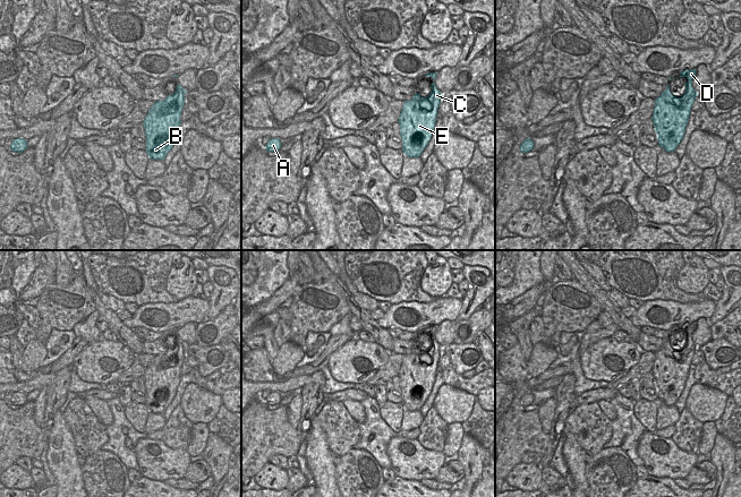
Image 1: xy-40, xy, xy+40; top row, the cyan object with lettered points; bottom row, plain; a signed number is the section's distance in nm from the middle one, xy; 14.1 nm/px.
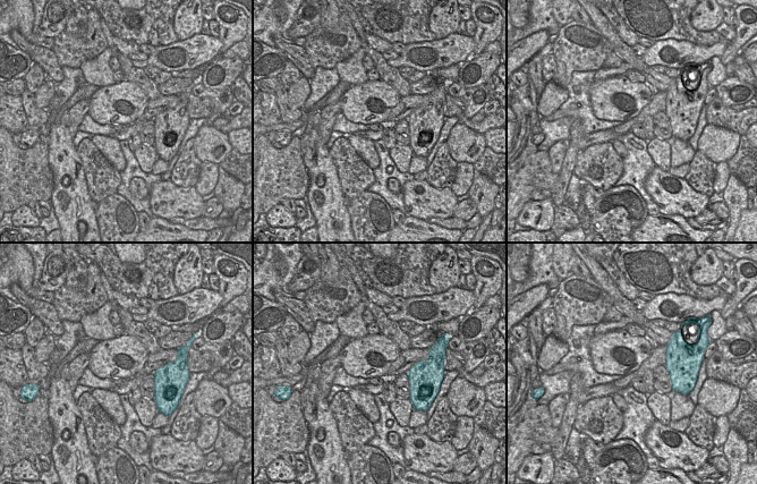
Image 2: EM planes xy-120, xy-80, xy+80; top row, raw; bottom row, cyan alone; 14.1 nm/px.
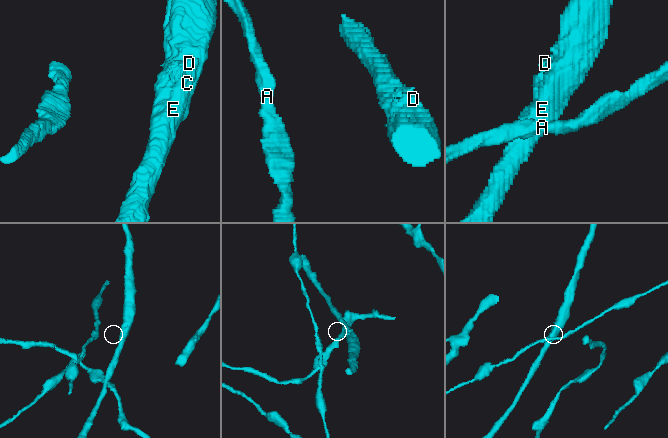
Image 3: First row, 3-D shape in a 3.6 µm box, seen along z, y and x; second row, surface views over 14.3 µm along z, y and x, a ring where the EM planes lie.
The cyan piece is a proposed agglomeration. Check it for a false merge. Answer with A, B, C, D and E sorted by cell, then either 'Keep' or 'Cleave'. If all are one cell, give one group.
Groups: A B C D E. Keep.

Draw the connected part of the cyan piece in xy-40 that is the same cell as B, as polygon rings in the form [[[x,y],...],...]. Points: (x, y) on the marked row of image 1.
[[[177,85],[172,95],[154,102],[143,122],[146,136],[146,153],[150,158],[164,160],[171,151],[181,125],[186,91]]]

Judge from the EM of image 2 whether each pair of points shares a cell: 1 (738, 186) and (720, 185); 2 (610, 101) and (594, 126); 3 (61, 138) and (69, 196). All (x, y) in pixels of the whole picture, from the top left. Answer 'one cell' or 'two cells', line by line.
1: two cells
2: two cells
3: one cell

